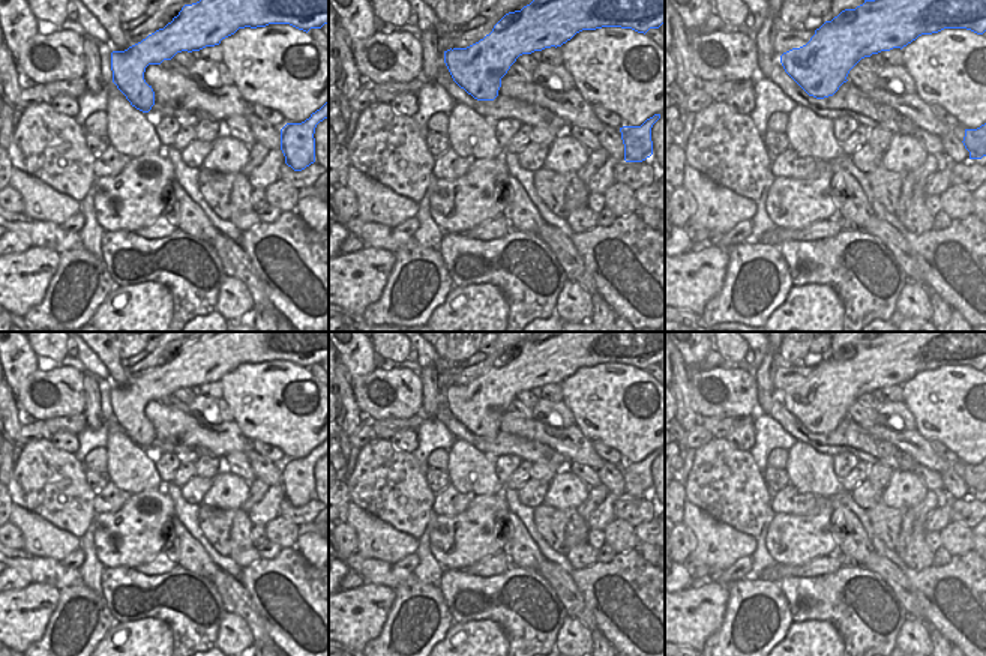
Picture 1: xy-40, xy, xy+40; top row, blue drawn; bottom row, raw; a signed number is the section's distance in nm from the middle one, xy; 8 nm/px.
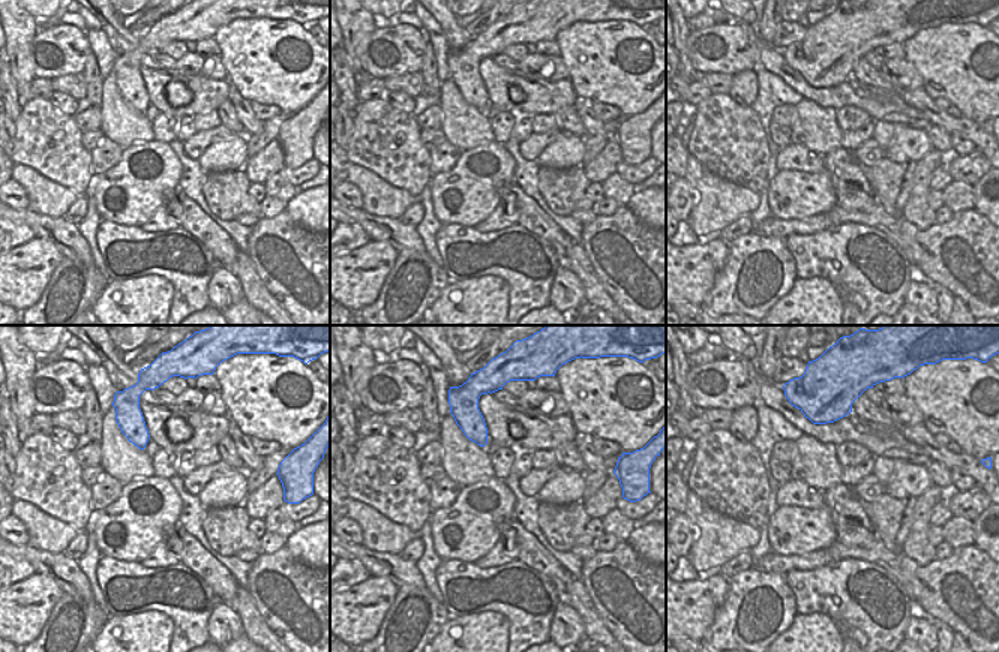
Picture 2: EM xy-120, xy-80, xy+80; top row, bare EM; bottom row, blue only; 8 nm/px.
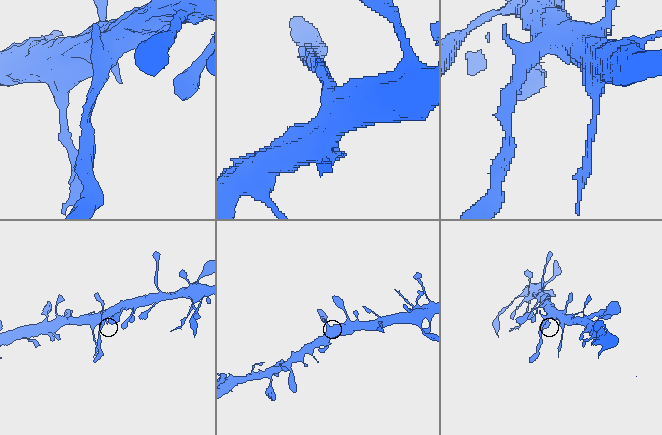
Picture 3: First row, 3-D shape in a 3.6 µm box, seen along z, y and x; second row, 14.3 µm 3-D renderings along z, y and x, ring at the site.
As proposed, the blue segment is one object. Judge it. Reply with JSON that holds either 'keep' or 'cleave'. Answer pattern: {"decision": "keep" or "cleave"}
{"decision": "cleave"}

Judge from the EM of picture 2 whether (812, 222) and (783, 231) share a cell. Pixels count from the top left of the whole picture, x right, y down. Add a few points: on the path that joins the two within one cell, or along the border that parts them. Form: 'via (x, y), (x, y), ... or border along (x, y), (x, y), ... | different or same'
via (804, 225), (791, 227) | same

